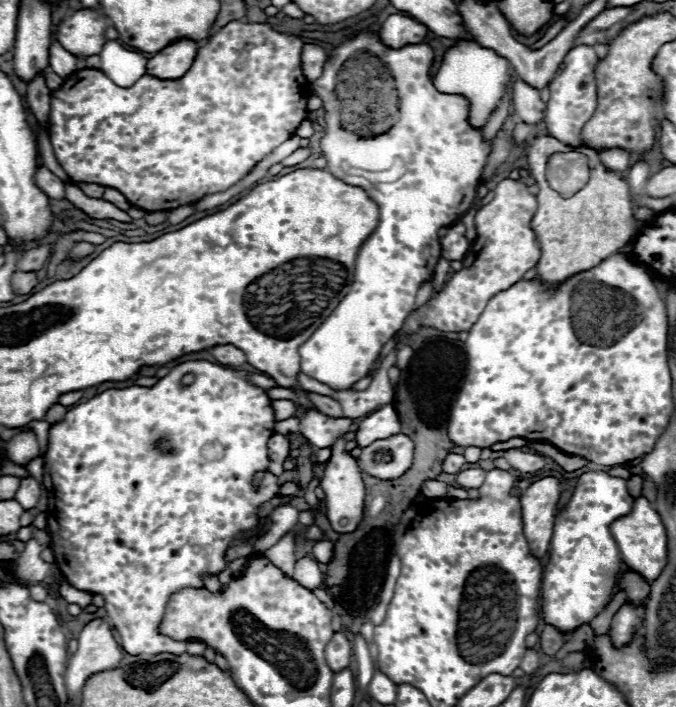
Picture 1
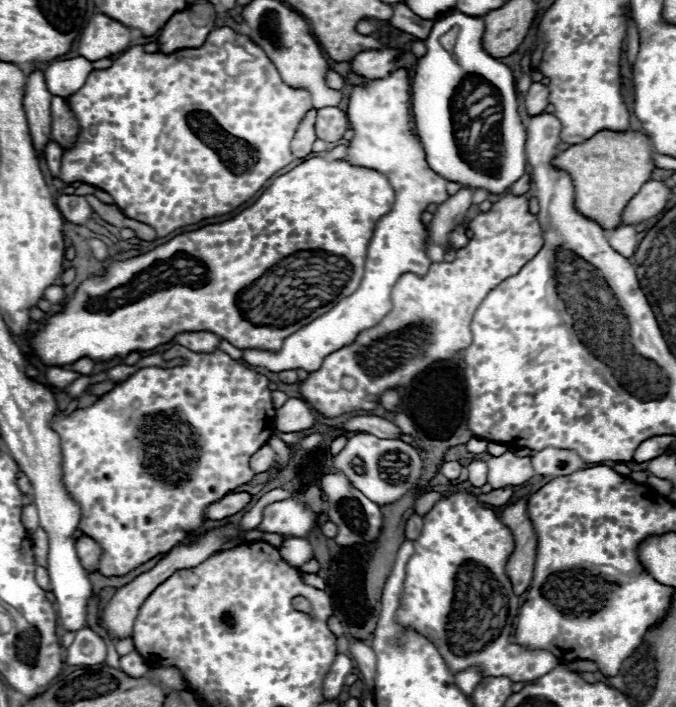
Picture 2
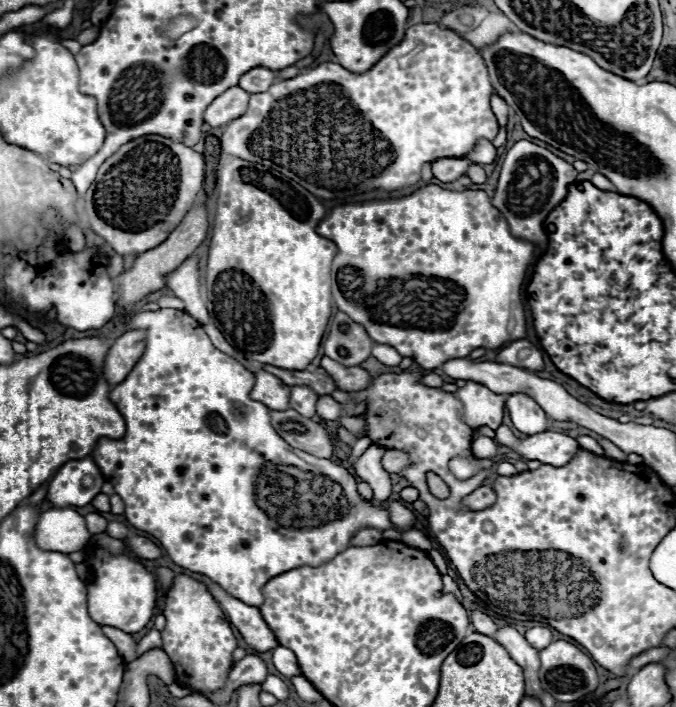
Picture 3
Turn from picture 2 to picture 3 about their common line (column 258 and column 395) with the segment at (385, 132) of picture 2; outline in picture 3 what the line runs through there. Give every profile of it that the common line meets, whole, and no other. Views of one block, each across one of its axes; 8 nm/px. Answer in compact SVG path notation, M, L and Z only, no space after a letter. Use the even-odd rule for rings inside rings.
M374 344L372 356L386 366L398 366L402 360L402 356L392 346L384 346L384 344Z

